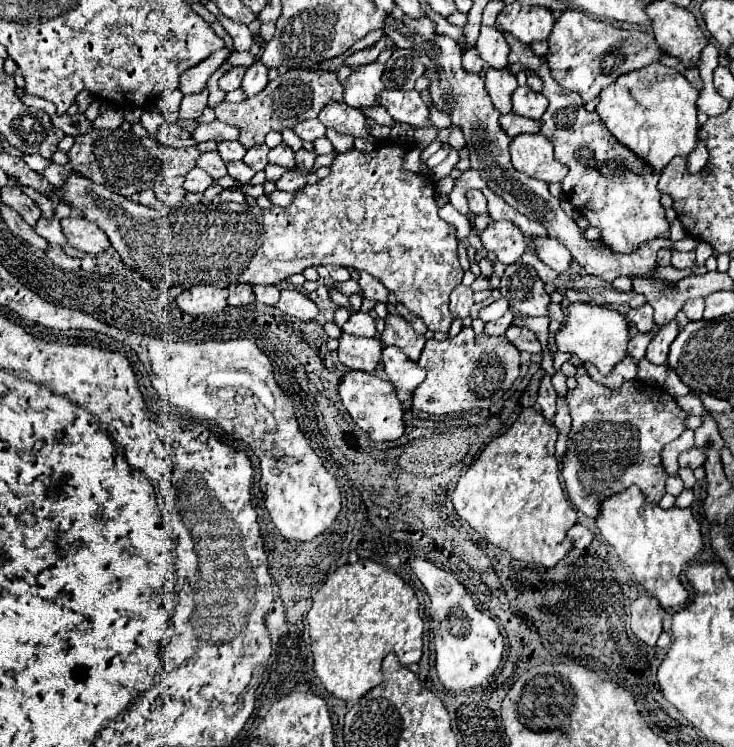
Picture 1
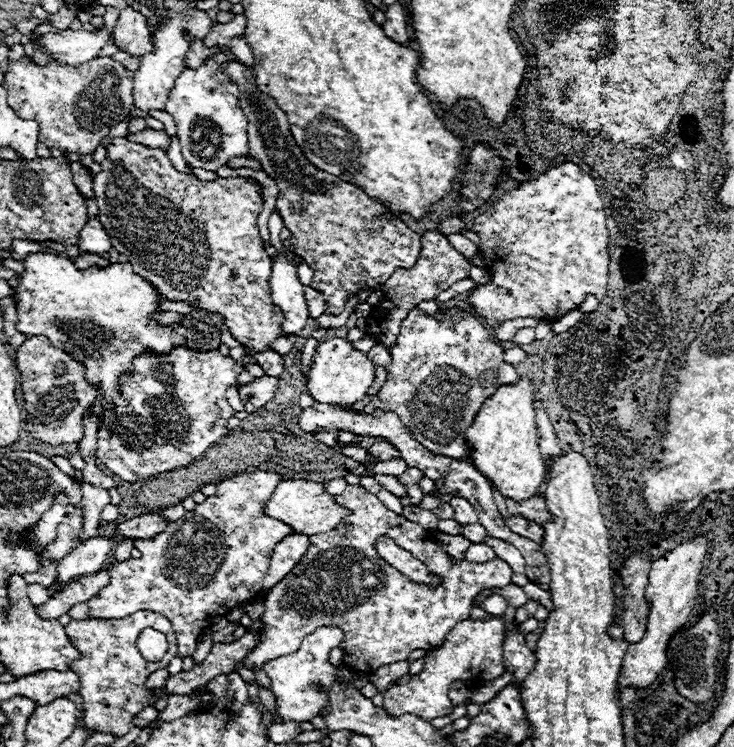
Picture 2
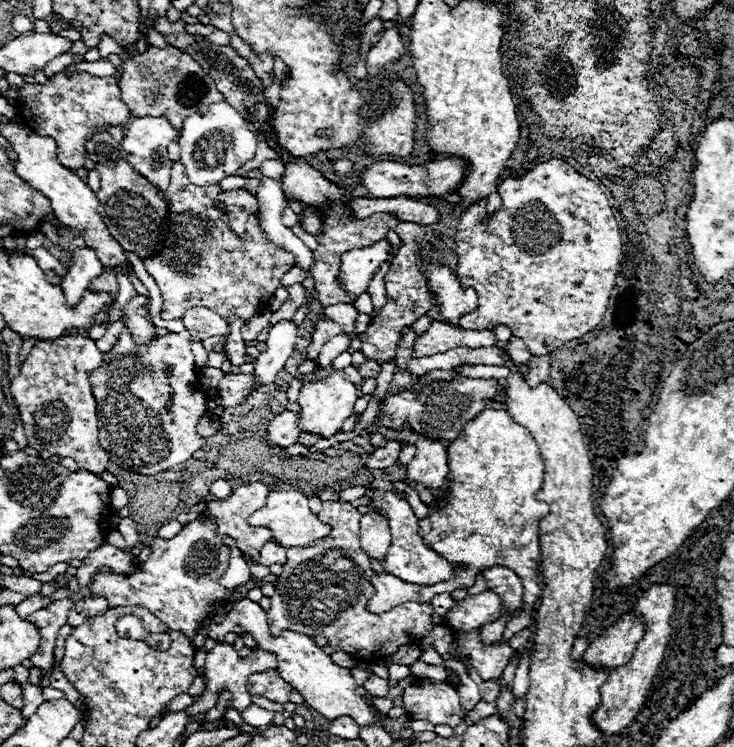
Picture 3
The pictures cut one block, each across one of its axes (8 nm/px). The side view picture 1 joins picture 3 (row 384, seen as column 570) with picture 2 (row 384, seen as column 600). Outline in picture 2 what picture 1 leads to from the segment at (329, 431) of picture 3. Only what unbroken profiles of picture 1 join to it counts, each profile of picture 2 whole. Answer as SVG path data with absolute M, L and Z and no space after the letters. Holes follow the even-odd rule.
M328 338L320 342L320 346L316 348L306 386L316 402L352 406L356 400L366 396L368 388L374 384L374 378L376 378L376 364L364 352L354 350L354 342L346 338Z

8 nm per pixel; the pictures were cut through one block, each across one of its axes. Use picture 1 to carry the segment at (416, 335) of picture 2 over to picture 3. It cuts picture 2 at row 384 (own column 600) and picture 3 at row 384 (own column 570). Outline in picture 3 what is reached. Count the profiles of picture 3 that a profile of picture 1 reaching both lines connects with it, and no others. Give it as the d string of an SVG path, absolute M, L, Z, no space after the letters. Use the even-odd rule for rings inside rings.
M412 326L402 328L402 336L398 340L398 354L396 354L396 374L390 382L388 394L382 402L382 408L378 412L378 416L374 418L376 426L384 426L384 428L404 428L406 424L412 428L412 432L416 434L424 434L426 438L434 438L434 440L446 440L452 442L458 438L458 434L464 430L464 424L474 420L488 404L496 402L496 396L502 394L502 386L498 380L494 378L454 378L450 382L446 380L438 380L438 382L430 382L422 392L418 392L414 386L420 380L420 376L412 376L406 368L406 362L412 358L412 350L414 350L414 342L418 338L416 332L412 332Z

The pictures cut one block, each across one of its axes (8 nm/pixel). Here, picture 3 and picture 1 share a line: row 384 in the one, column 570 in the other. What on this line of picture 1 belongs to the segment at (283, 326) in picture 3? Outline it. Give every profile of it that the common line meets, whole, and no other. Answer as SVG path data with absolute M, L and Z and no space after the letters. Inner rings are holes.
M536 236L536 238L534 238L534 246L536 246L538 258L540 258L544 264L548 264L552 270L556 270L558 274L560 274L560 272L566 272L566 270L570 268L572 256L570 256L568 250L566 250L560 242L556 242L554 238L550 238L550 236L540 238L540 236Z

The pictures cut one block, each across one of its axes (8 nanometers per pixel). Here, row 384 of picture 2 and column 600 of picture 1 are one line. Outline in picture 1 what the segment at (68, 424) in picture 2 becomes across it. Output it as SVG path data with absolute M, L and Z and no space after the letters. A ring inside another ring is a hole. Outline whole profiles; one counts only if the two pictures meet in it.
M566 10L554 22L552 34L548 36L548 46L550 48L546 54L546 62L554 80L562 88L578 92L584 102L594 100L600 90L612 84L620 74L644 68L652 62L658 62L662 56L652 32L614 28L612 24L592 20L590 16L578 10ZM612 50L616 52L616 60L612 60L610 64L610 58L614 58Z

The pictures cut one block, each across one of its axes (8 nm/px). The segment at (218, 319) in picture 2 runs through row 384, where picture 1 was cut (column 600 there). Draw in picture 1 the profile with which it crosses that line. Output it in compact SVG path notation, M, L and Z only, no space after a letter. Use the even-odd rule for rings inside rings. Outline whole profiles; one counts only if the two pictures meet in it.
M656 62L622 74L614 84L606 86L600 92L596 112L618 142L644 158L654 170L662 170L674 156L686 158L696 148L696 100L698 90L684 78L684 74Z

